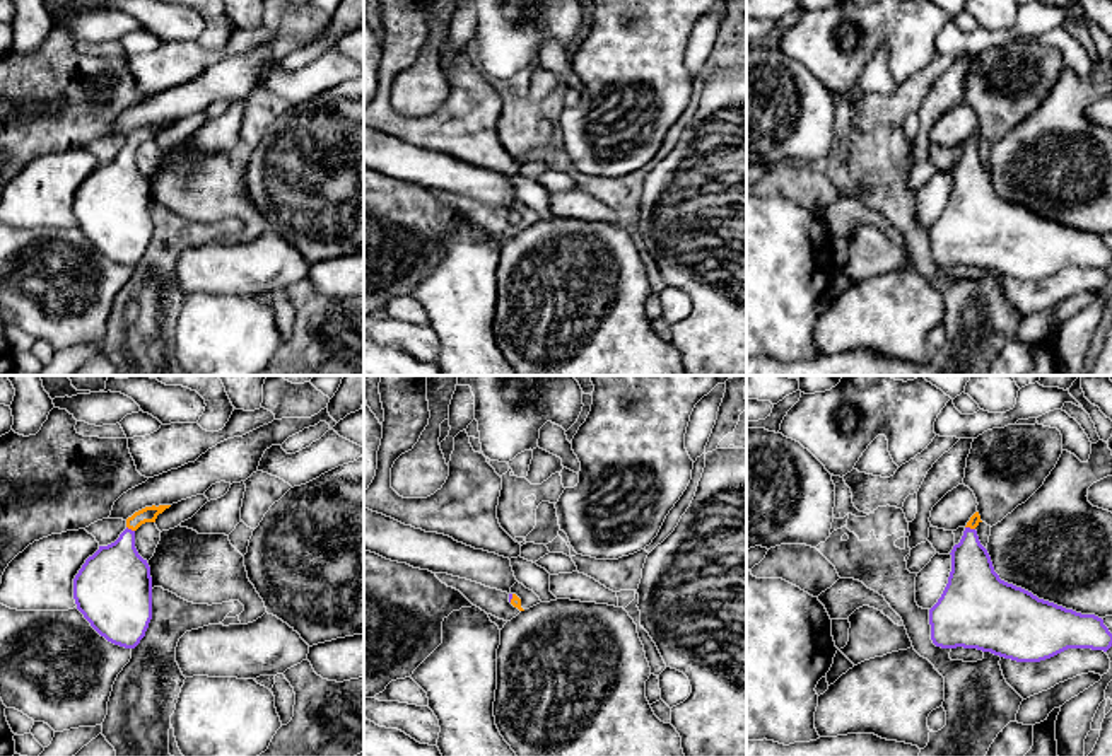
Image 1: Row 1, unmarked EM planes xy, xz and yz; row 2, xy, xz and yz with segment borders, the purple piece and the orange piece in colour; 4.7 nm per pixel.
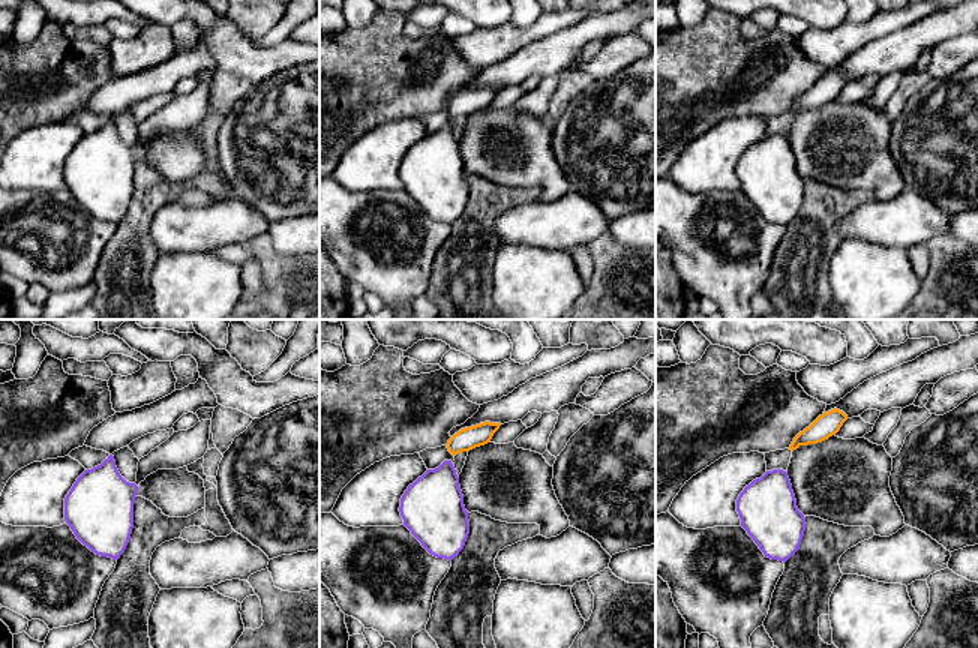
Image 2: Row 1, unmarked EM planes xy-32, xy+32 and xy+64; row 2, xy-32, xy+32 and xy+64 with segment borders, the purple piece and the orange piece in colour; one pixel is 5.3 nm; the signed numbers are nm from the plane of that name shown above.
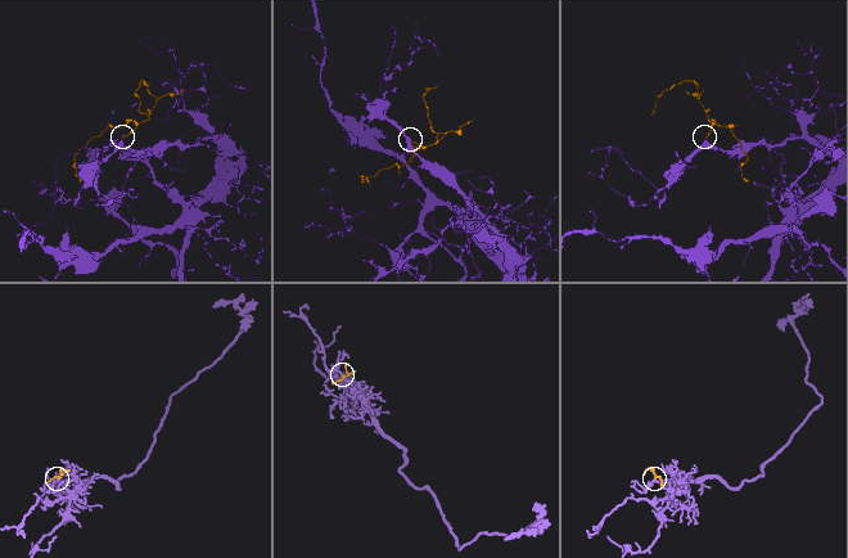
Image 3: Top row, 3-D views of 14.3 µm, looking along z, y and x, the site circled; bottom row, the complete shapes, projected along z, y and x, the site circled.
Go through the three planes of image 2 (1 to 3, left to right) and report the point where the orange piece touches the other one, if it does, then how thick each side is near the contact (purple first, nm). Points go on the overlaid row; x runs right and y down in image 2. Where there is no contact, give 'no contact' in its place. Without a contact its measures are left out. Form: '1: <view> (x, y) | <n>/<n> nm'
1: no contact
2: no contact
3: no contact

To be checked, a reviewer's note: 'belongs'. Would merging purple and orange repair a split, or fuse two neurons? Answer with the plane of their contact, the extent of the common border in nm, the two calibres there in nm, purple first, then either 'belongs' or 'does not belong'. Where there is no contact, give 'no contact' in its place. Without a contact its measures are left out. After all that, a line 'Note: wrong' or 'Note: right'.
contact in xy; length 50 nm; calibres 320 and 80 nm; belongs
Note: right

